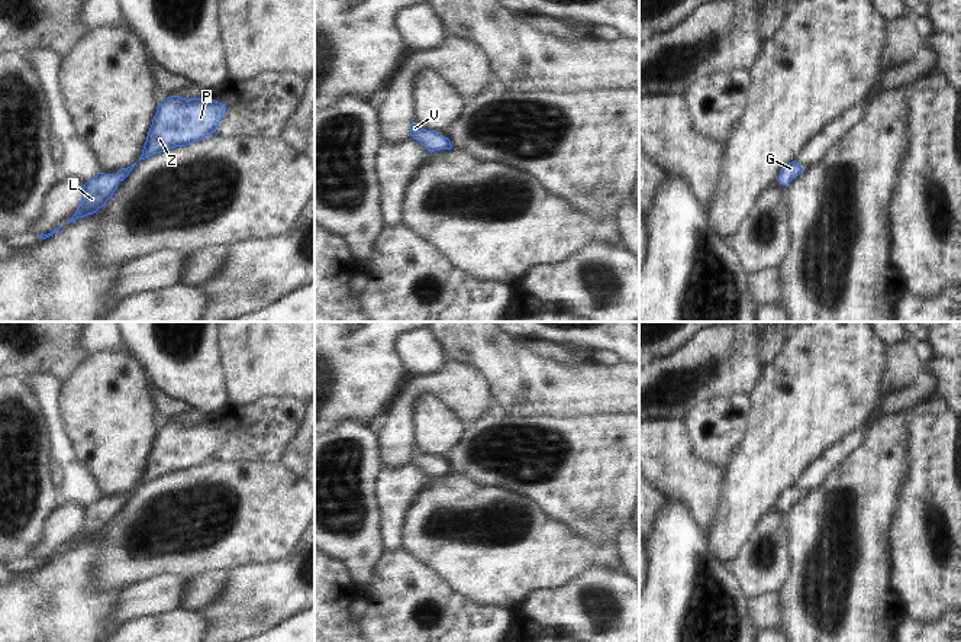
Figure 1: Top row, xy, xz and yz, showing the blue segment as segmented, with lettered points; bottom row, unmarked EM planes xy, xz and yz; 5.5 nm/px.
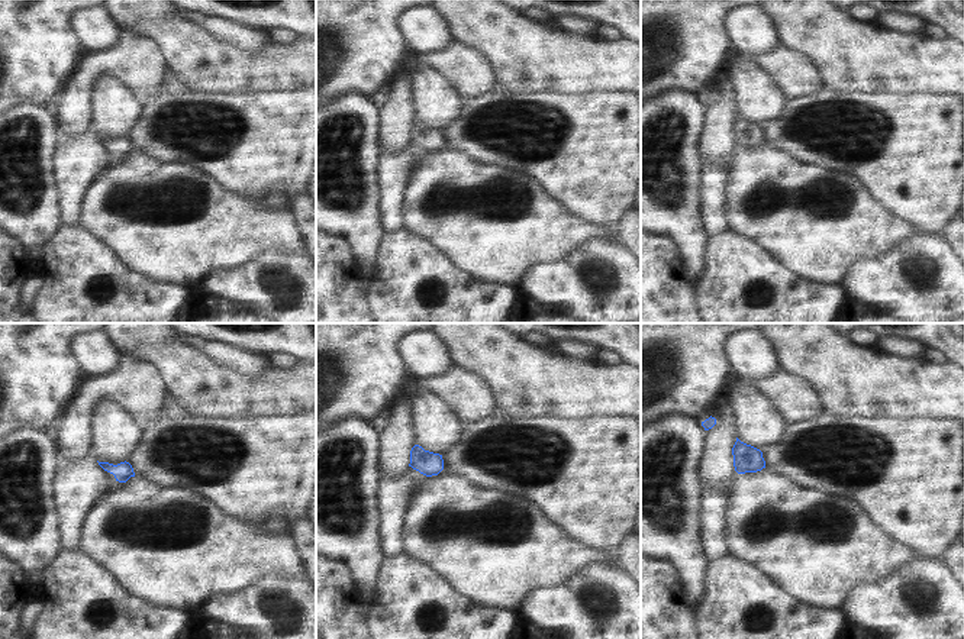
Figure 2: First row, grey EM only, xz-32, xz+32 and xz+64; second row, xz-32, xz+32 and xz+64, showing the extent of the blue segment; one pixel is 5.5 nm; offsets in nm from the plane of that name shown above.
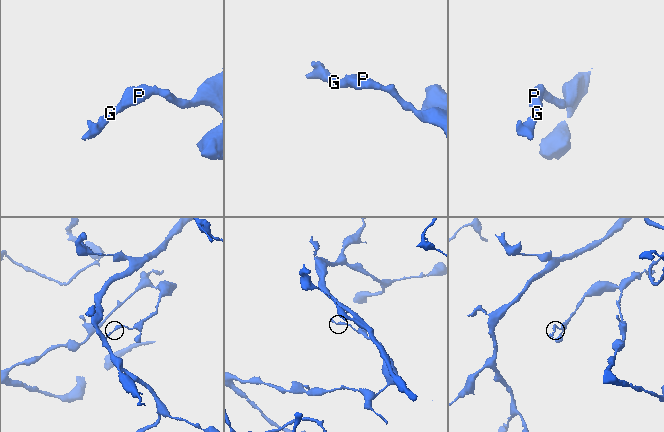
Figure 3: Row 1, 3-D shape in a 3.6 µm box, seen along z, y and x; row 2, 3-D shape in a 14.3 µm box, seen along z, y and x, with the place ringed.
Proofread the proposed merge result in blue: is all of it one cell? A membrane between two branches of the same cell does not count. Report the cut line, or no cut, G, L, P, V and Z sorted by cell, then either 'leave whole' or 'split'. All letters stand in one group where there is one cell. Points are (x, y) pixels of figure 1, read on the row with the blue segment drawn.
no cut | G L P V Z | leave whole

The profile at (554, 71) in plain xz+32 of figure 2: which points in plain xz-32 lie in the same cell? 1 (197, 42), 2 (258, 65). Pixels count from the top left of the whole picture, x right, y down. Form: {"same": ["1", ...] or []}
{"same": ["1", "2"]}

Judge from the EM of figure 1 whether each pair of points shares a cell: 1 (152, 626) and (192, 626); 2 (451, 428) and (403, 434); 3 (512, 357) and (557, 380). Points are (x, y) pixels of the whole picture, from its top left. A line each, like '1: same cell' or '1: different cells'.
1: same cell
2: different cells
3: same cell

